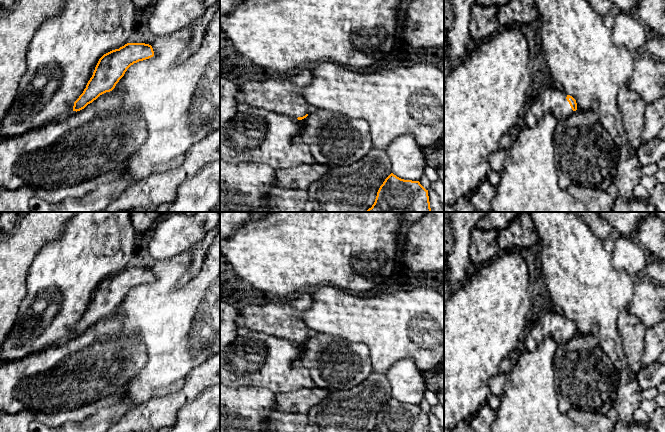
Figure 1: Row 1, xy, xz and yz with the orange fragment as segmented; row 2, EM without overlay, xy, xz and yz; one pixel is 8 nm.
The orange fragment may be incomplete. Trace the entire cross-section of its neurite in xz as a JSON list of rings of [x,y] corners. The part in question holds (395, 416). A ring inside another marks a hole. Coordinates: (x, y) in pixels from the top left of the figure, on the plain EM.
[[[391,397],[371,432],[430,432],[428,414],[419,405],[404,404]]]

